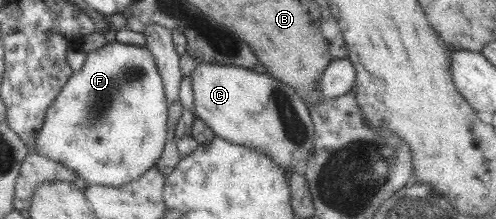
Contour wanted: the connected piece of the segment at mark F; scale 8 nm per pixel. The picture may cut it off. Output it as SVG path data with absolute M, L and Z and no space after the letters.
M114 40L112 43L107 43L105 46L98 48L96 51L87 53L82 68L72 72L56 94L56 98L52 100L52 104L46 108L44 123L39 134L34 138L34 153L50 157L56 161L60 161L64 167L68 167L76 172L76 178L85 180L88 185L106 185L120 186L124 183L136 180L140 175L144 174L150 167L155 166L155 162L162 154L164 142L166 138L166 107L169 104L164 97L164 89L162 89L162 79L156 69L154 58L146 48L140 46L132 46L132 44L120 44Z

